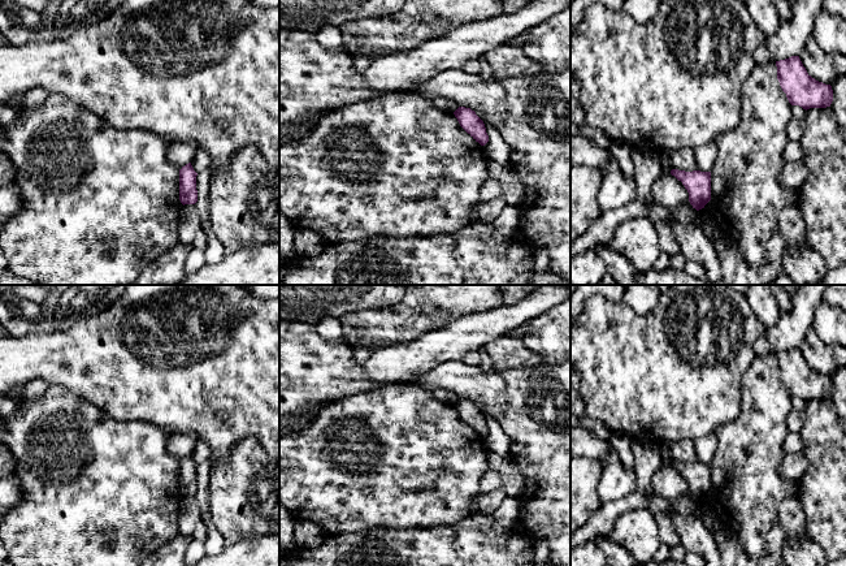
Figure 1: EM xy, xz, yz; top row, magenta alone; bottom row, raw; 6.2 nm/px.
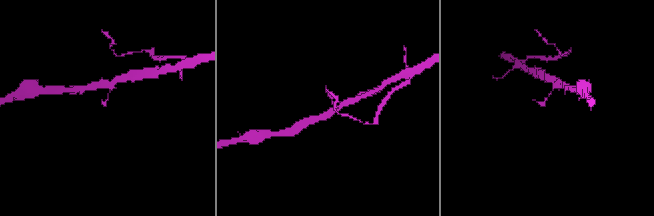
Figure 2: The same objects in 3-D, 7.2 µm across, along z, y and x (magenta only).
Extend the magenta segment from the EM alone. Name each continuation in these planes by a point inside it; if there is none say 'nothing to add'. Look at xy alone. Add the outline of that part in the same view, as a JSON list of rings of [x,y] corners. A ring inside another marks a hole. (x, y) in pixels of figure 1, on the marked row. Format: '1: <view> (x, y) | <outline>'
nothing to add

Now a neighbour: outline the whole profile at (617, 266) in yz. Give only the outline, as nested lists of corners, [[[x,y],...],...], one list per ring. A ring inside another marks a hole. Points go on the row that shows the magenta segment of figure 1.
[[[598,243],[593,250],[604,262],[607,273],[619,285],[641,285],[637,281],[637,271],[633,264],[624,255],[613,250],[609,243]]]

